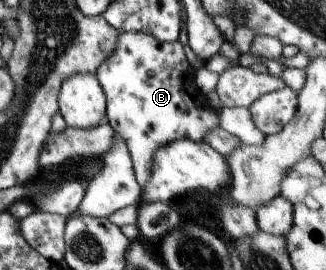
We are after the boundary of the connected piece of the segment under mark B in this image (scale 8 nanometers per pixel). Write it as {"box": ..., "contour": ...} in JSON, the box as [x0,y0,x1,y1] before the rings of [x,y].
{"box":[97,31,221,187],"contour":[[[143,31],[120,32],[117,49],[97,69],[97,81],[106,95],[105,121],[123,137],[141,187],[151,177],[153,155],[159,147],[177,139],[203,142],[213,127],[221,127],[218,111],[197,89],[196,69],[187,61],[183,46],[179,40],[161,43]]]}

